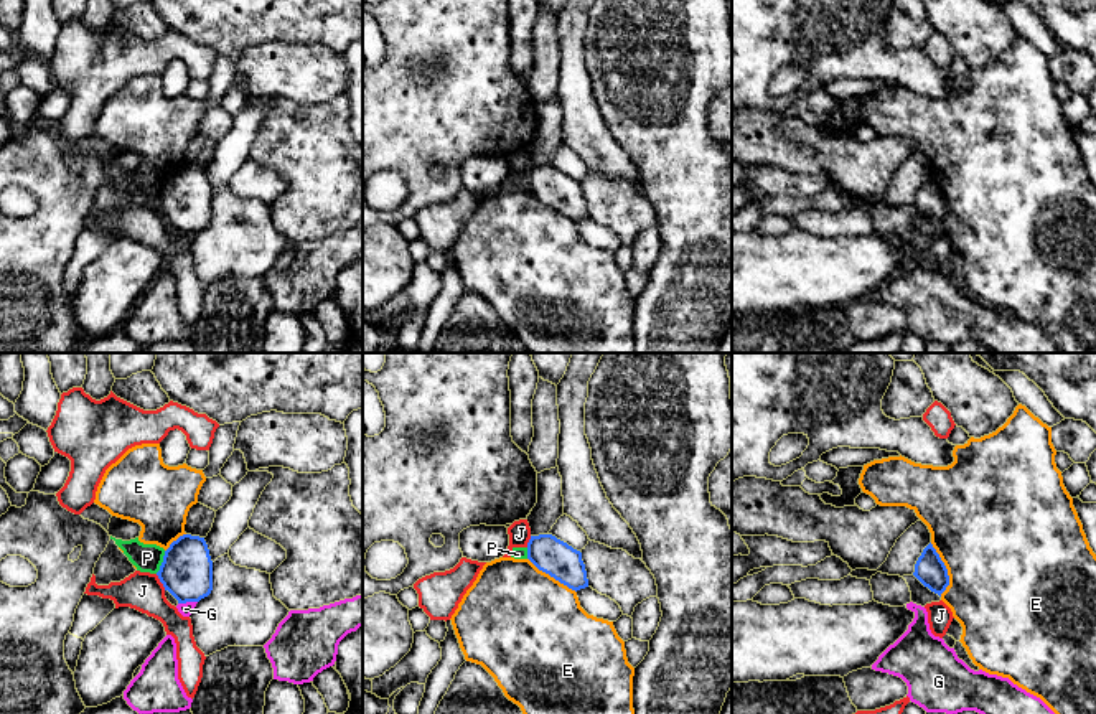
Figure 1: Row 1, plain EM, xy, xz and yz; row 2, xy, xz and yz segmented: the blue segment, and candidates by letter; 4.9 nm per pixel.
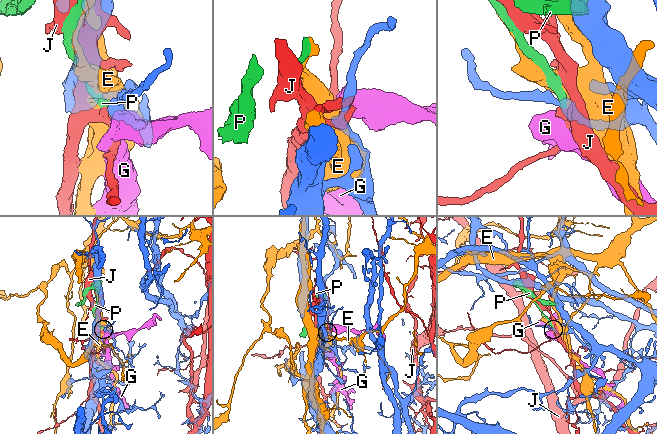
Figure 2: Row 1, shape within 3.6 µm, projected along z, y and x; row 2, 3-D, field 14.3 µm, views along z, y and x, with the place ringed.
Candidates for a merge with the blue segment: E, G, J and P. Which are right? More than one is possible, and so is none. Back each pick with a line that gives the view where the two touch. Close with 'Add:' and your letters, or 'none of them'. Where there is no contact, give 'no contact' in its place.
Add: none of them

